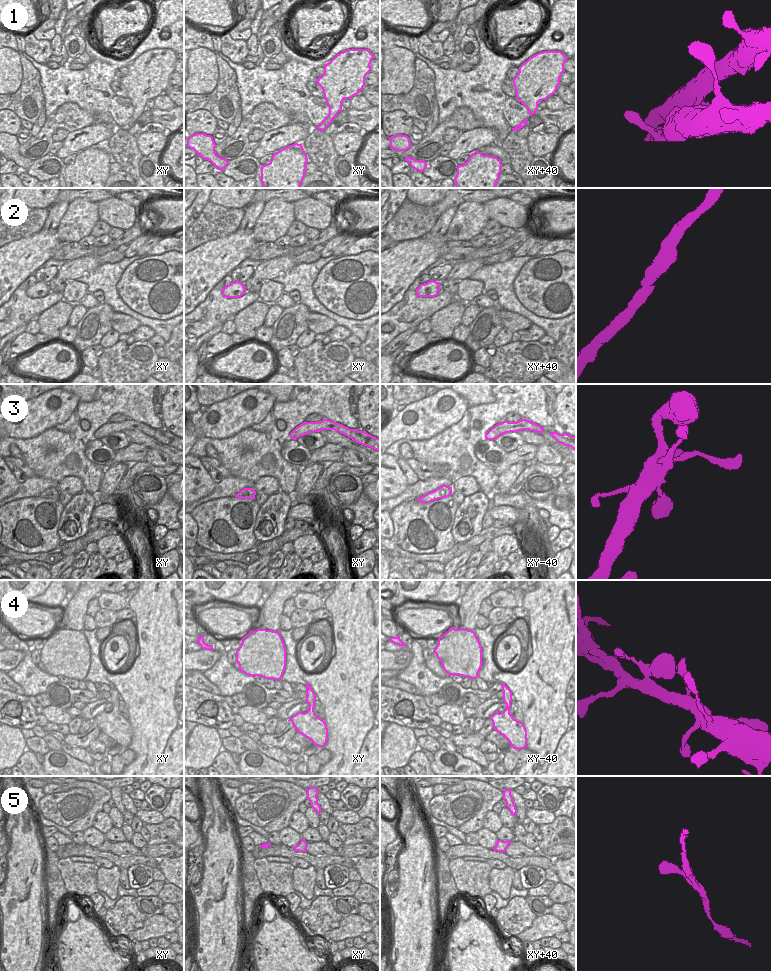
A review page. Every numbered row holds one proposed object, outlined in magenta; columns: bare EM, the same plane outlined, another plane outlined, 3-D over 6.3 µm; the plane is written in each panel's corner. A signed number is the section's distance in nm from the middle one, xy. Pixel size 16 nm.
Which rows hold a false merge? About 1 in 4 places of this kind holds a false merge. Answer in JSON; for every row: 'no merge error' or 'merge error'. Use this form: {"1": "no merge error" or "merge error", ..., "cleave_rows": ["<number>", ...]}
{"1": "no merge error", "2": "no merge error", "3": "no merge error", "4": "no merge error", "5": "no merge error", "cleave_rows": []}

